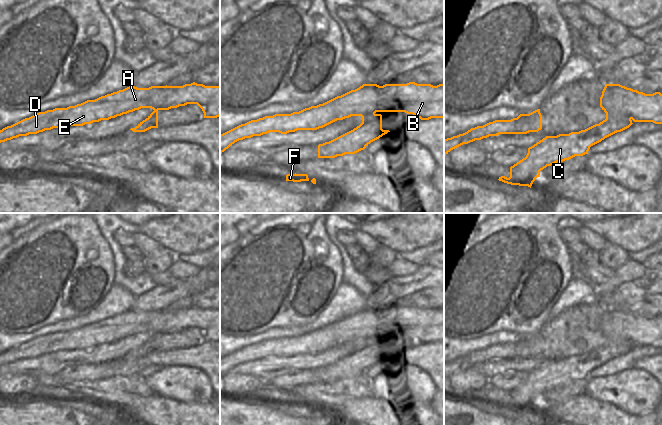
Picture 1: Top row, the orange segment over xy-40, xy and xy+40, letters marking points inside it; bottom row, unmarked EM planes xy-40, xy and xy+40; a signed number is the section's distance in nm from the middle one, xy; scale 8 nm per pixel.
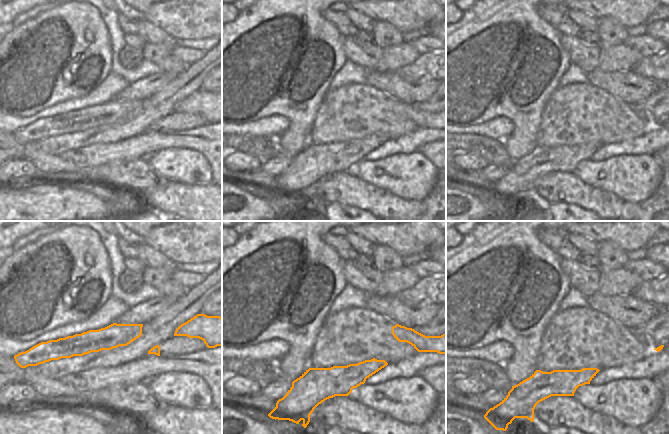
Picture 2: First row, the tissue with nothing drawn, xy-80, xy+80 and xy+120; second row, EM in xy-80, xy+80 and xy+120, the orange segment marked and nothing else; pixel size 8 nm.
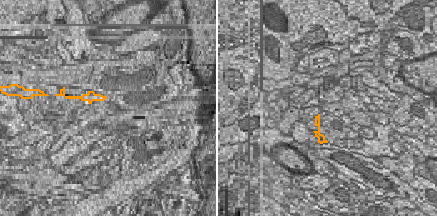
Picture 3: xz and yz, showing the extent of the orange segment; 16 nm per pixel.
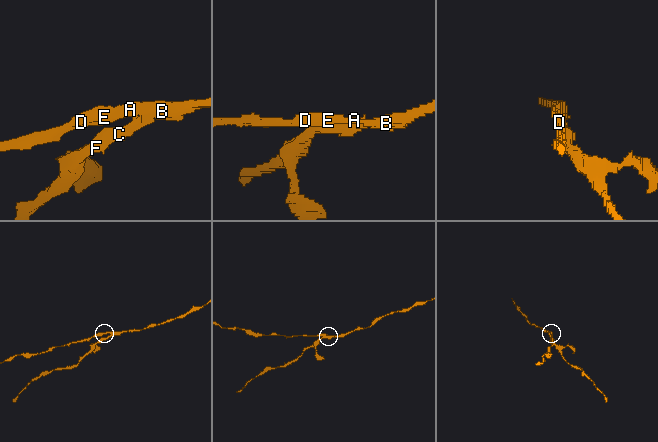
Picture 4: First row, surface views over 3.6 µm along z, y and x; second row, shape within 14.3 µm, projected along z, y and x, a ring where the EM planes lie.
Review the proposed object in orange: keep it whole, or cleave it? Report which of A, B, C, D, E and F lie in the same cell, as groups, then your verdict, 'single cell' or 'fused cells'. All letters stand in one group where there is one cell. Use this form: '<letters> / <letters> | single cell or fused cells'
A B D E / C F | fused cells

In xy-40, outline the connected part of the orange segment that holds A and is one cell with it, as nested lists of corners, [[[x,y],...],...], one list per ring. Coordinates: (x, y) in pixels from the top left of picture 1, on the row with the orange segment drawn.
[[[195,82],[183,86],[129,86],[95,100],[39,112],[25,118],[0,130],[0,143],[61,126],[83,126],[109,120],[141,108],[169,110],[187,104],[197,104],[204,118],[219,117],[220,86],[205,86]]]

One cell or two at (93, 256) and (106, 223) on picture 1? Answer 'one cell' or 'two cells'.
two cells

